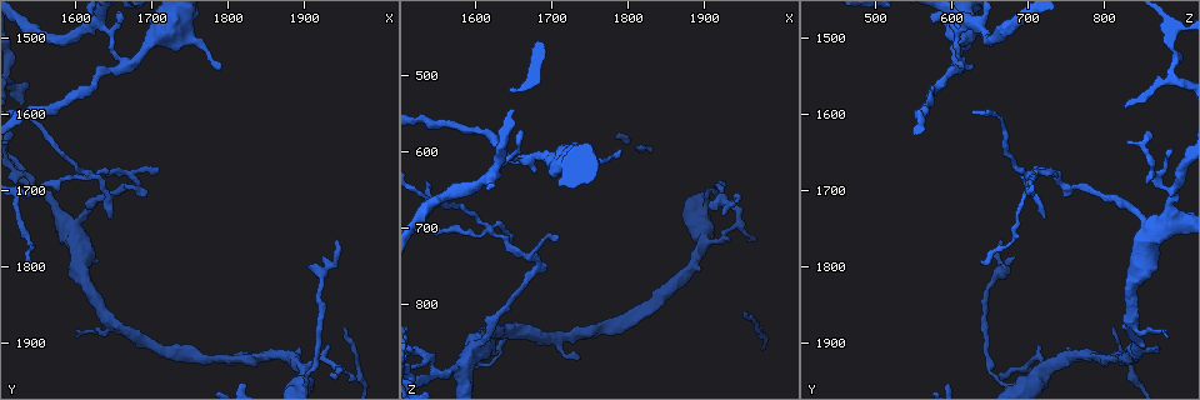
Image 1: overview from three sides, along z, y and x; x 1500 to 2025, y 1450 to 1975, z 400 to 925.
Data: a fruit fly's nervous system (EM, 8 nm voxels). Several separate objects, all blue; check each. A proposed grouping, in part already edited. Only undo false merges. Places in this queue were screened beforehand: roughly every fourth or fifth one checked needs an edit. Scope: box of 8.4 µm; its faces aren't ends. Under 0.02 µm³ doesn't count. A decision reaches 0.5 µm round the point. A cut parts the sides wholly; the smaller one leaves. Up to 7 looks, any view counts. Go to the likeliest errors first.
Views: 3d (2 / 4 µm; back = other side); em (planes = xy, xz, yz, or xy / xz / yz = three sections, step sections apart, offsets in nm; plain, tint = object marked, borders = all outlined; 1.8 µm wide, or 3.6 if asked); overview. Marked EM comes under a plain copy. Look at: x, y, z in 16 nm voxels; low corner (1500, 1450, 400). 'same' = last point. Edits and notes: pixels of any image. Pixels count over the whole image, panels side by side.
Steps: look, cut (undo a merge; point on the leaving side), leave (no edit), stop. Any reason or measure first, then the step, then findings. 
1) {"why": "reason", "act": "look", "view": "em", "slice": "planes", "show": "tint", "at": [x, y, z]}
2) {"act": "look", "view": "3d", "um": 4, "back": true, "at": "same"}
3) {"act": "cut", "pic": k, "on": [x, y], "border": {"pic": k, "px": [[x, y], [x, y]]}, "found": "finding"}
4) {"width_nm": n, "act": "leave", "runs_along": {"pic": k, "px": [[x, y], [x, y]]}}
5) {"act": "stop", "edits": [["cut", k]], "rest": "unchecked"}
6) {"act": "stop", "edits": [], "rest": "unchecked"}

{"why": "three arms meet", "act": "look", "view": "em", "slice": "planes", "show": "tint", "at": [1665, 1535, 610]}

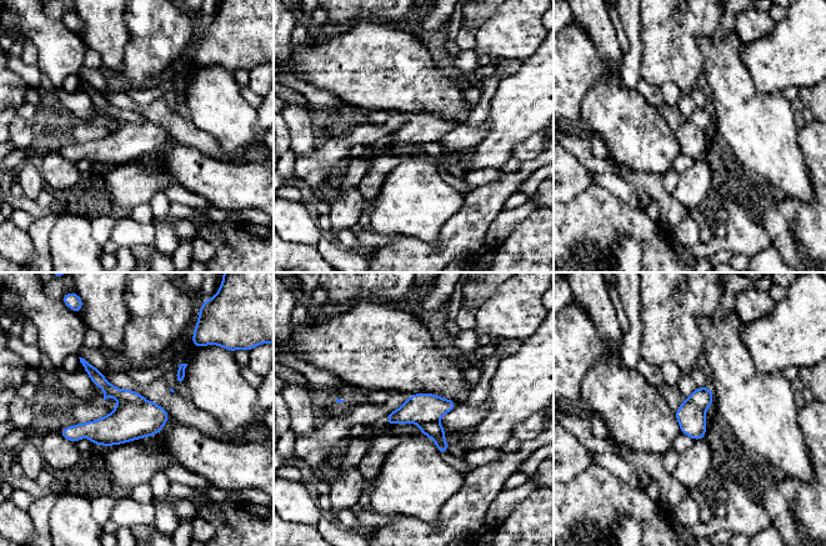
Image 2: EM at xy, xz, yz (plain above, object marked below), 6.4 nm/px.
{"act": "cut", "pic": 2, "on": [124, 396], "part_leaving": {"pic": 2, "px": [[86, 365], [111, 391], [140, 400]]}, "found": "a second neuron is stuck on"}

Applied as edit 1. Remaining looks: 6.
{"why": "see it whole again", "act": "look", "view": "overview"}

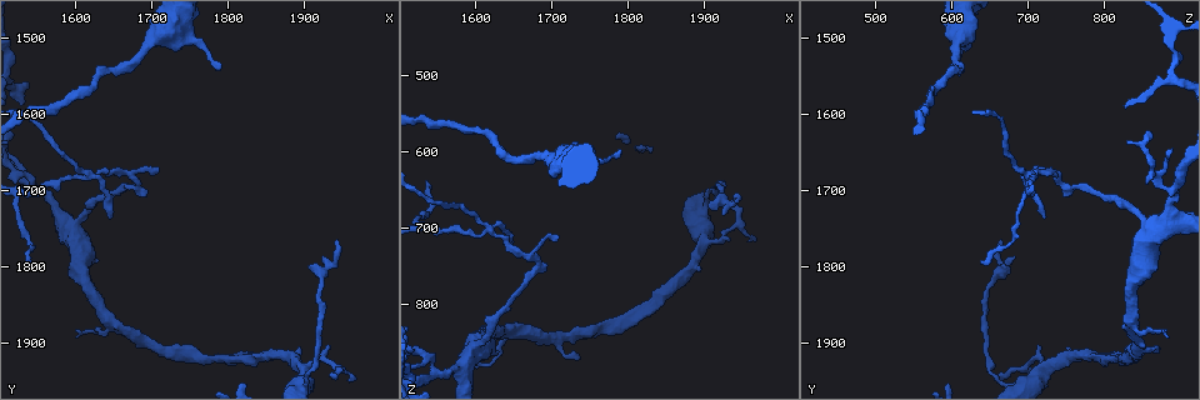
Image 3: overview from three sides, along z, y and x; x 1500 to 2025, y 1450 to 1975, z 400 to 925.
{"why": "three-way junction", "act": "look", "view": "em", "slice": "planes", "show": "tint", "at": [1615, 1680, 700]}

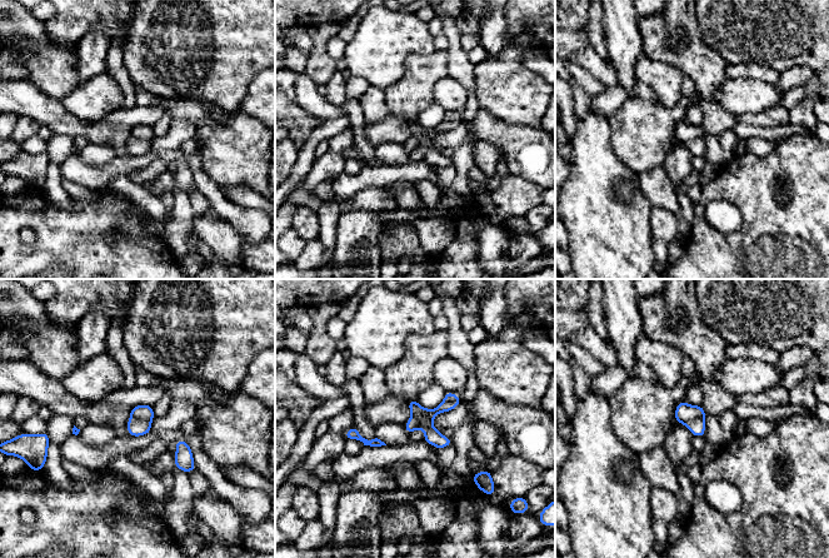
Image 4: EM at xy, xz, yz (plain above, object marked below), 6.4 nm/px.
{"act": "cut", "pic": 4, "on": [450, 402], "border": {"pic": 4, "px": [[432, 418], [423, 415], [418, 427]]}, "found": "two neurons meet here"}

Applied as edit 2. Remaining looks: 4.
{"act": "look", "view": "overview"}

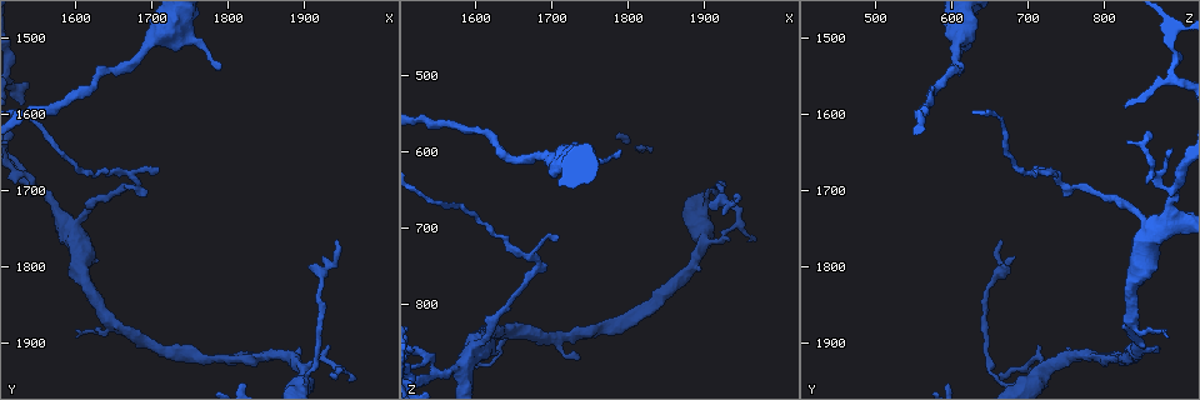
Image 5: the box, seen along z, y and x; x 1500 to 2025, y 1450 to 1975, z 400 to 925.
{"why": "arms run side by side", "act": "look", "view": "3d", "um": 2, "at": [1545, 1700, 890]}

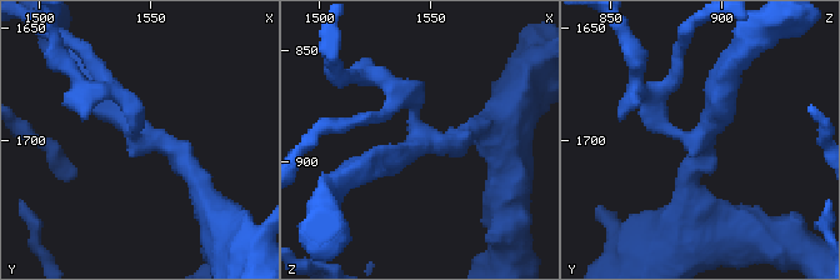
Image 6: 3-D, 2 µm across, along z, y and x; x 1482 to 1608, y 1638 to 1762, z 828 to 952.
{"arms": 4, "why": "shape alone is not enough", "act": "look", "view": "em", "slice": "planes", "show": "tint", "at": [1546, 1701, 891]}

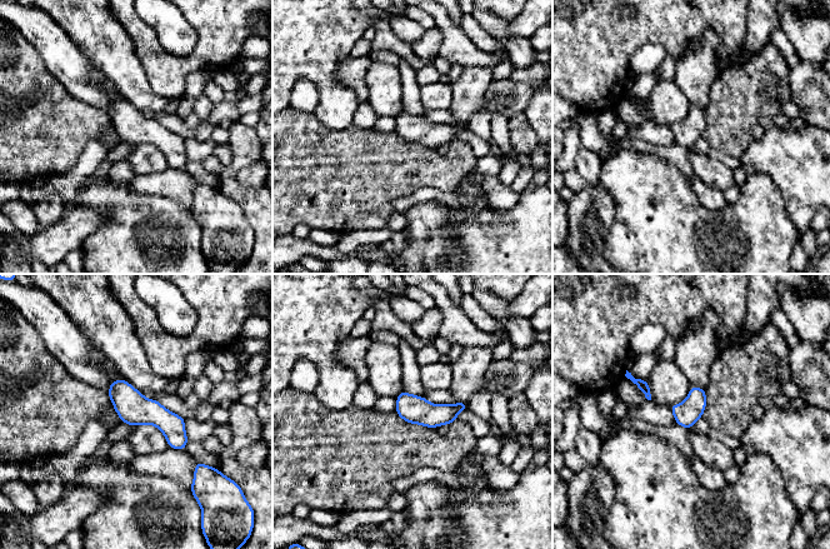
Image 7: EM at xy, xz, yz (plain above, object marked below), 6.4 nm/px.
{"width_nm": 160, "act": "leave", "runs_along": {"pic": 7, "px": [[113, 385], [181, 447]]}, "found": "continuous, no second neuron"}

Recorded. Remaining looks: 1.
{"act": "stop", "edits": [["cut", 2], ["cut", 4]], "rest": "unchecked"}

